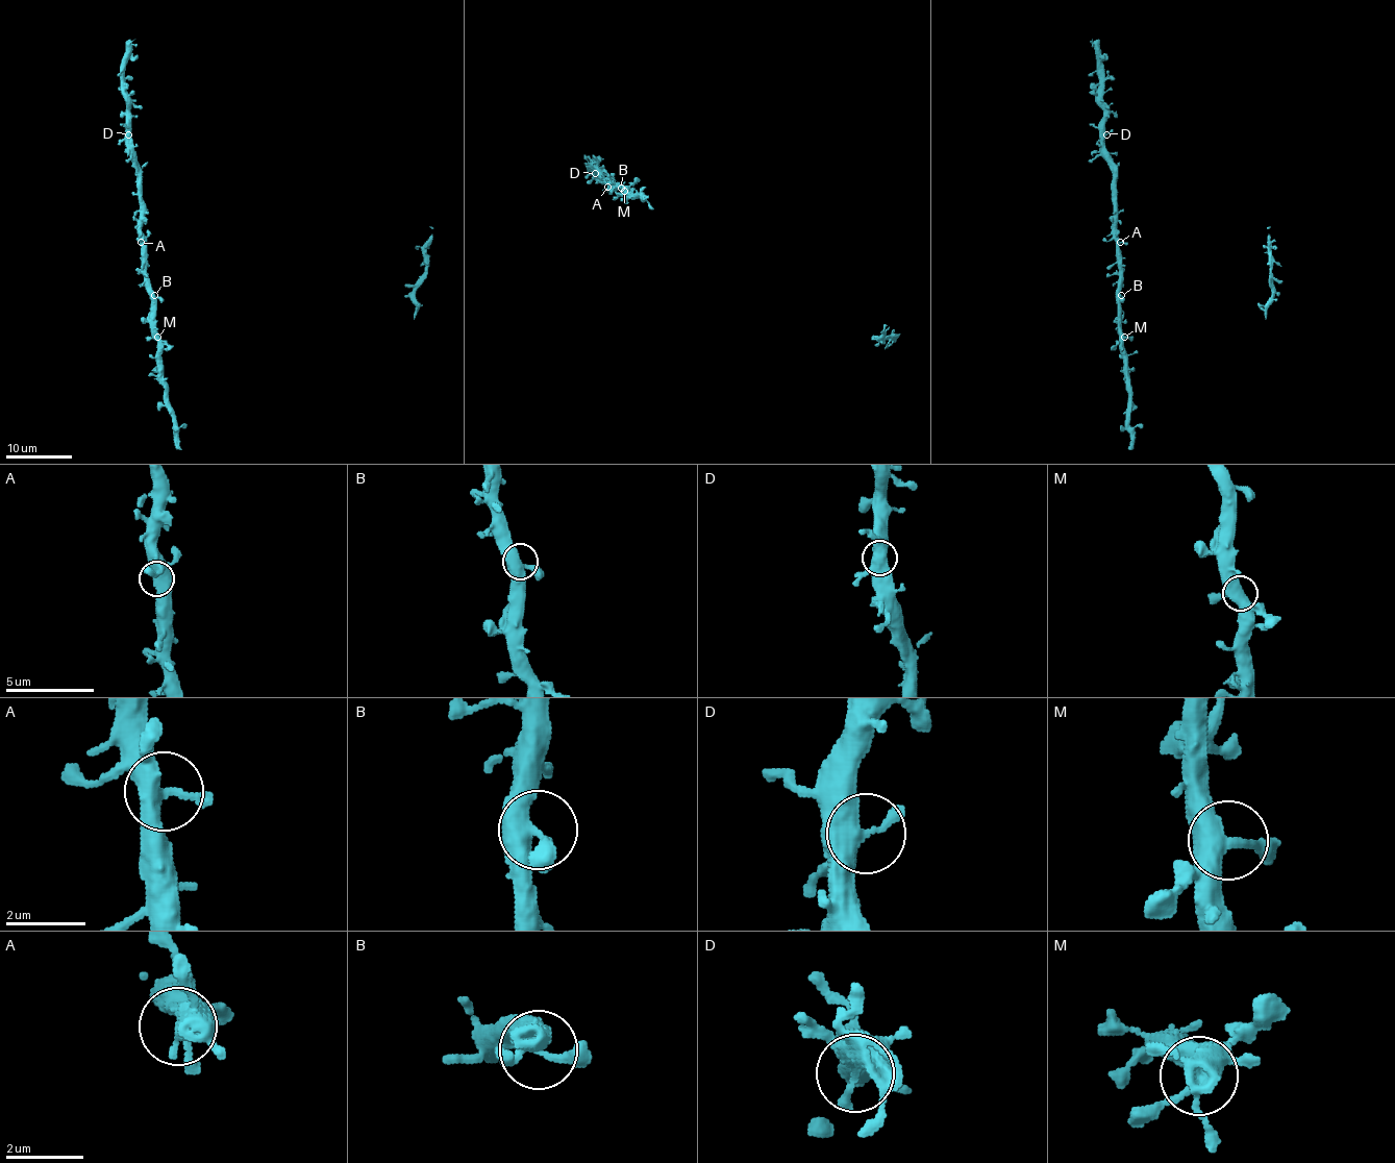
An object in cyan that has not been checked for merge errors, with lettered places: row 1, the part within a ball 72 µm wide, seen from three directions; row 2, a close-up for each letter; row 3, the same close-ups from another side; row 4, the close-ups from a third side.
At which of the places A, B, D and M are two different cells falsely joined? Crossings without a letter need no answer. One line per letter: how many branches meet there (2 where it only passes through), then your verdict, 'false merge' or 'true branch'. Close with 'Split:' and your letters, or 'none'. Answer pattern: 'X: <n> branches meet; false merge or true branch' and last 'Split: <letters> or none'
A: 3 branches meet; true branch
B: 3 branches meet; true branch
D: 2 branches meet; true branch
M: 3 branches meet; true branch
Split: none

